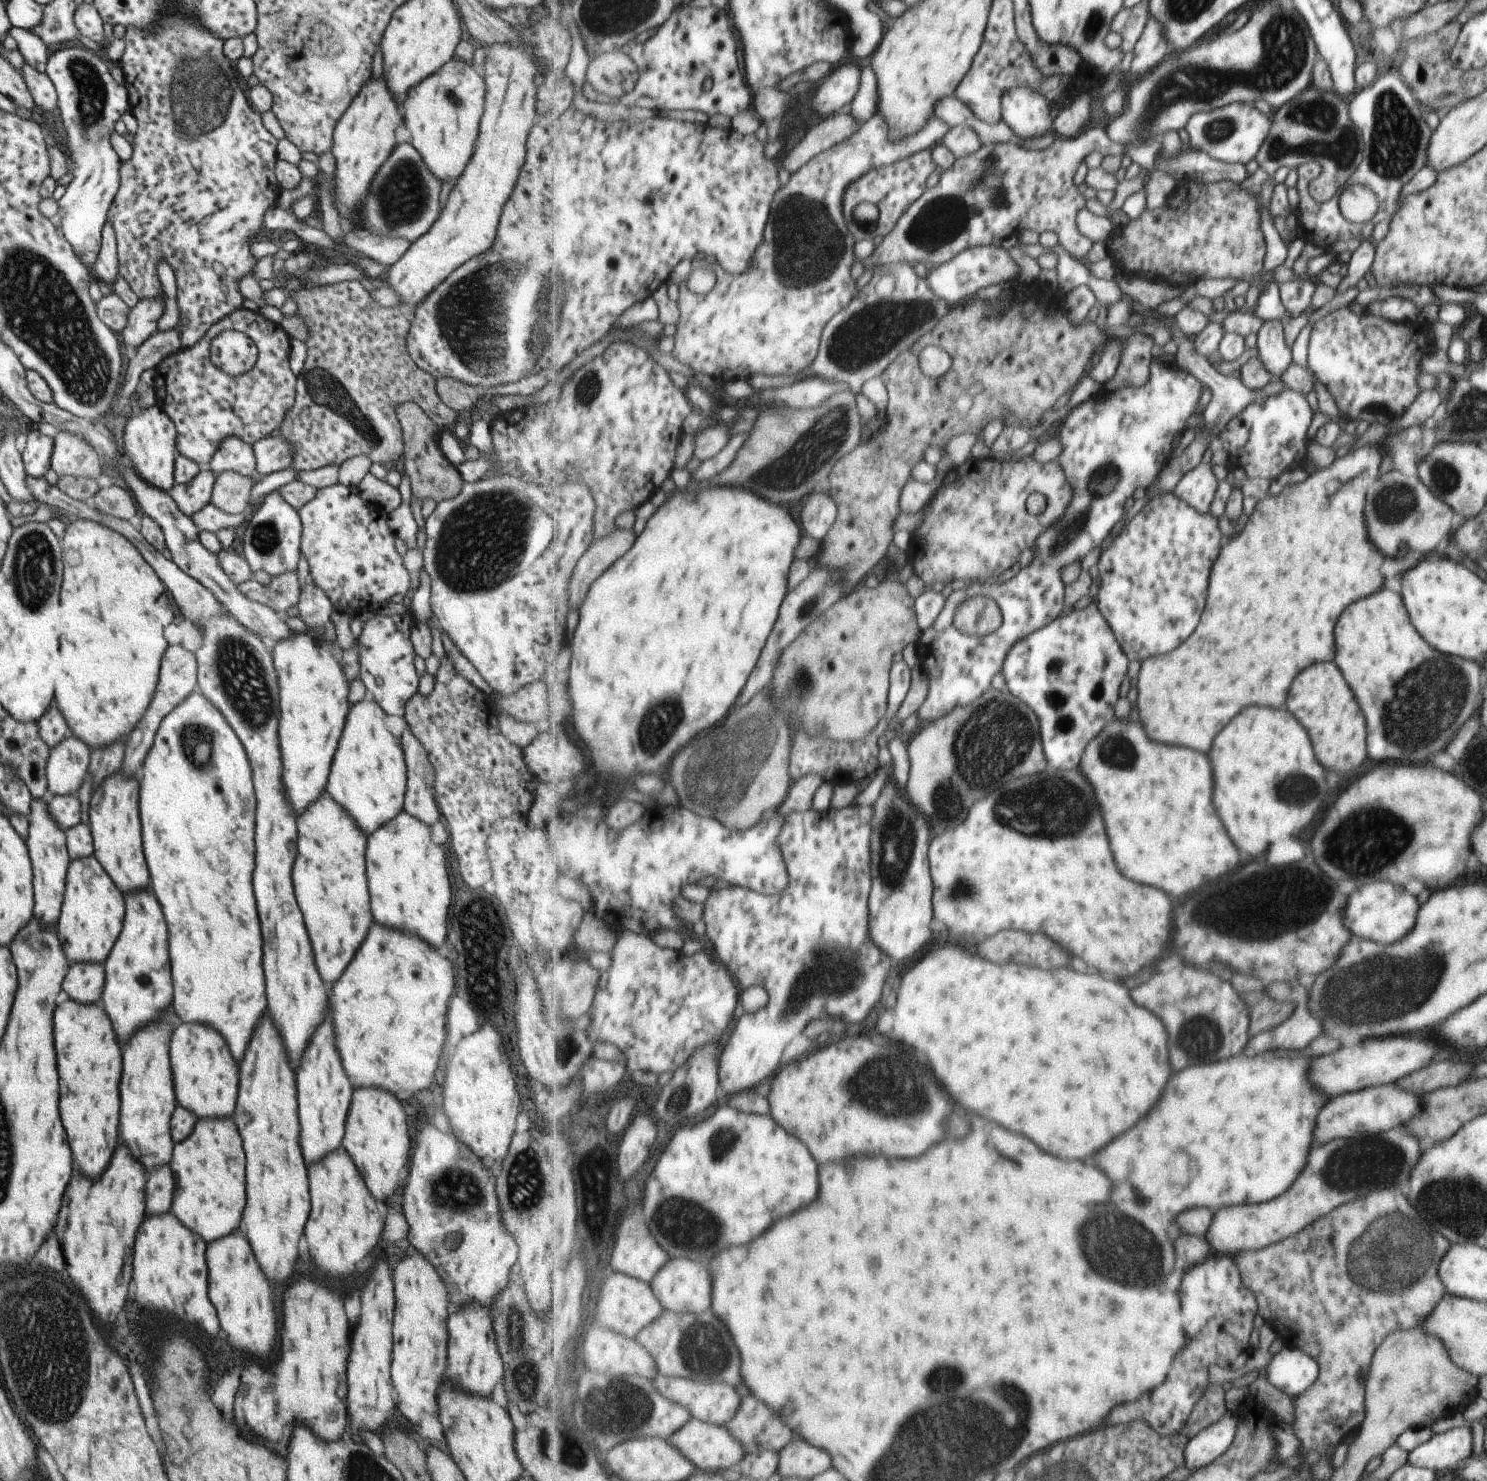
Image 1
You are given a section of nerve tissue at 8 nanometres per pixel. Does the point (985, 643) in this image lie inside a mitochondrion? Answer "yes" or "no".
no

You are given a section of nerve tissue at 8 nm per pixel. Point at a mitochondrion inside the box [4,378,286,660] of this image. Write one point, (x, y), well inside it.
(33, 576)

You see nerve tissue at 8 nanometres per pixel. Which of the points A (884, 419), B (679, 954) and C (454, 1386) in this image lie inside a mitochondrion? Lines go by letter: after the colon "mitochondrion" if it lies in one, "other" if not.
A: other
B: other
C: other

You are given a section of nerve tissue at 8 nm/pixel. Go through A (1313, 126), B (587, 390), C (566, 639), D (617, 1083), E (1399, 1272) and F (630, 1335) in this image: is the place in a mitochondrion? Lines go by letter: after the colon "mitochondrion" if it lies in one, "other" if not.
A: mitochondrion
B: mitochondrion
C: other
D: other
E: mitochondrion
F: other

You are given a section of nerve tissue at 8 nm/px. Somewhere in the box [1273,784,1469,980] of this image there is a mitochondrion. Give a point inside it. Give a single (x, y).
(1374, 838)

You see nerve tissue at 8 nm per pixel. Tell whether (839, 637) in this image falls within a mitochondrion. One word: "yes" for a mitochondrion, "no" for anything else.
no

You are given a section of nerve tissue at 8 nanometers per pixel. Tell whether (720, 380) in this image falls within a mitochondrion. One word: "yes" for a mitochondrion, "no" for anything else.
no

